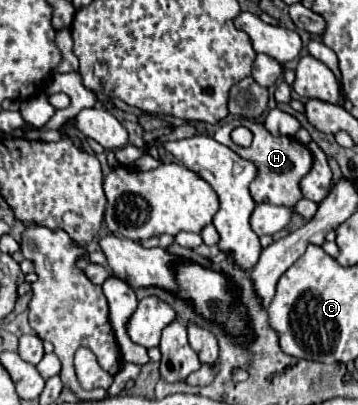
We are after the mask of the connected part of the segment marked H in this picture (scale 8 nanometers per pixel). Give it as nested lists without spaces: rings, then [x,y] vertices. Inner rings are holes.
[[[236,117],[236,119],[224,123],[214,133],[214,139],[218,143],[230,147],[242,159],[252,161],[256,165],[256,179],[250,183],[250,195],[252,195],[252,199],[256,203],[272,203],[272,205],[282,205],[282,207],[288,207],[288,209],[296,207],[296,203],[302,199],[302,191],[300,191],[298,183],[312,167],[312,155],[302,143],[298,143],[298,141],[294,141],[290,137],[274,137],[274,135],[270,135],[266,131],[266,127],[260,121],[244,119],[244,117]],[[238,125],[244,125],[254,133],[254,141],[252,141],[250,147],[240,147],[230,139],[230,131],[234,127],[238,127]]]

